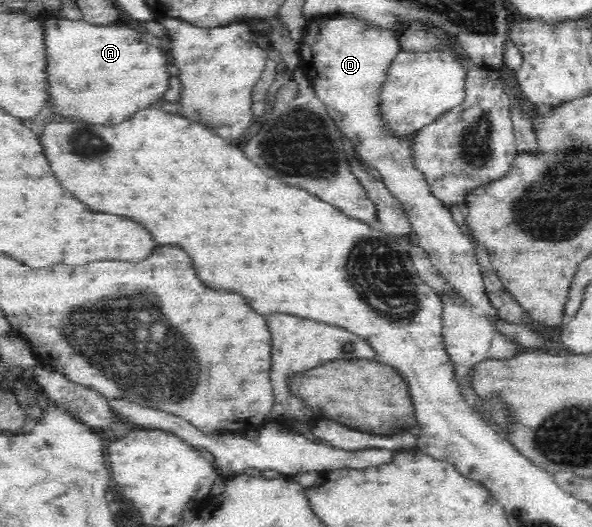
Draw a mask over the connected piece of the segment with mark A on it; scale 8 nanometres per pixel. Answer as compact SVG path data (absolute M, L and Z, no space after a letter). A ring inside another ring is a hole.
M63 16L48 18L43 23L45 26L45 52L47 52L47 67L45 68L48 78L47 104L51 105L56 115L62 114L62 117L70 116L72 120L82 120L82 122L90 122L90 124L120 124L120 122L124 122L128 116L135 114L138 110L145 110L151 106L160 106L160 104L164 102L164 95L168 90L171 77L168 73L168 66L171 64L170 56L168 51L162 47L148 44L148 42L144 40L144 37L142 37L144 31L138 31L135 27L127 26L121 22L98 26L87 23L82 19L68 20Z

